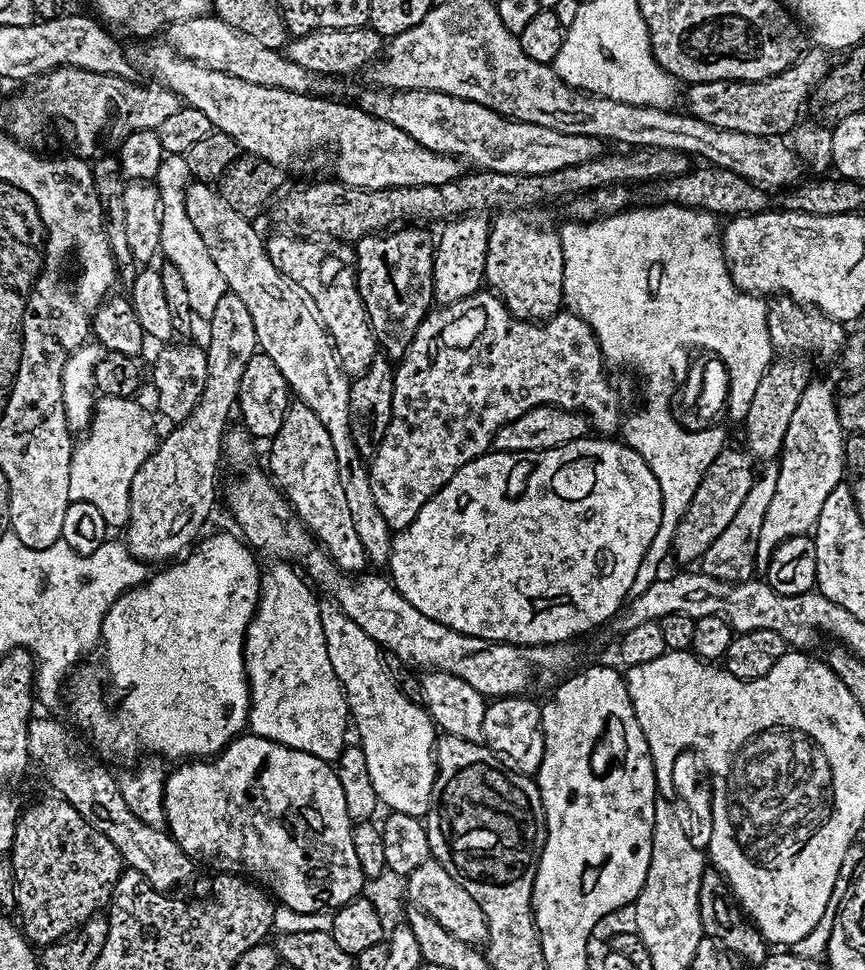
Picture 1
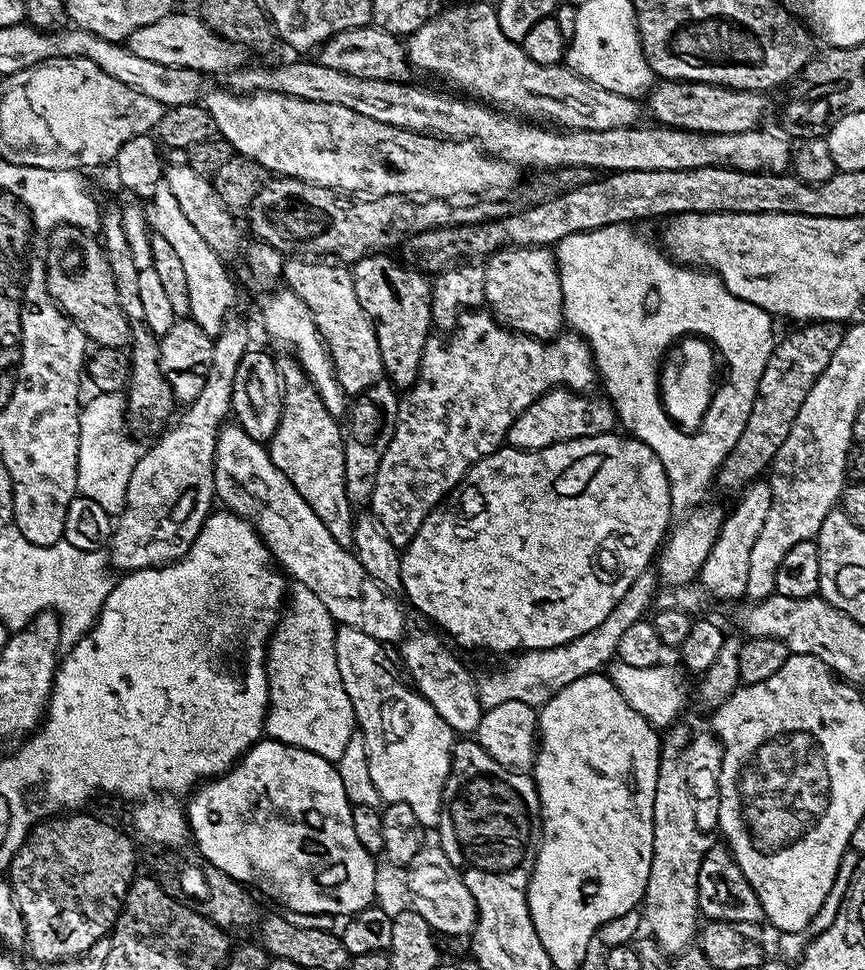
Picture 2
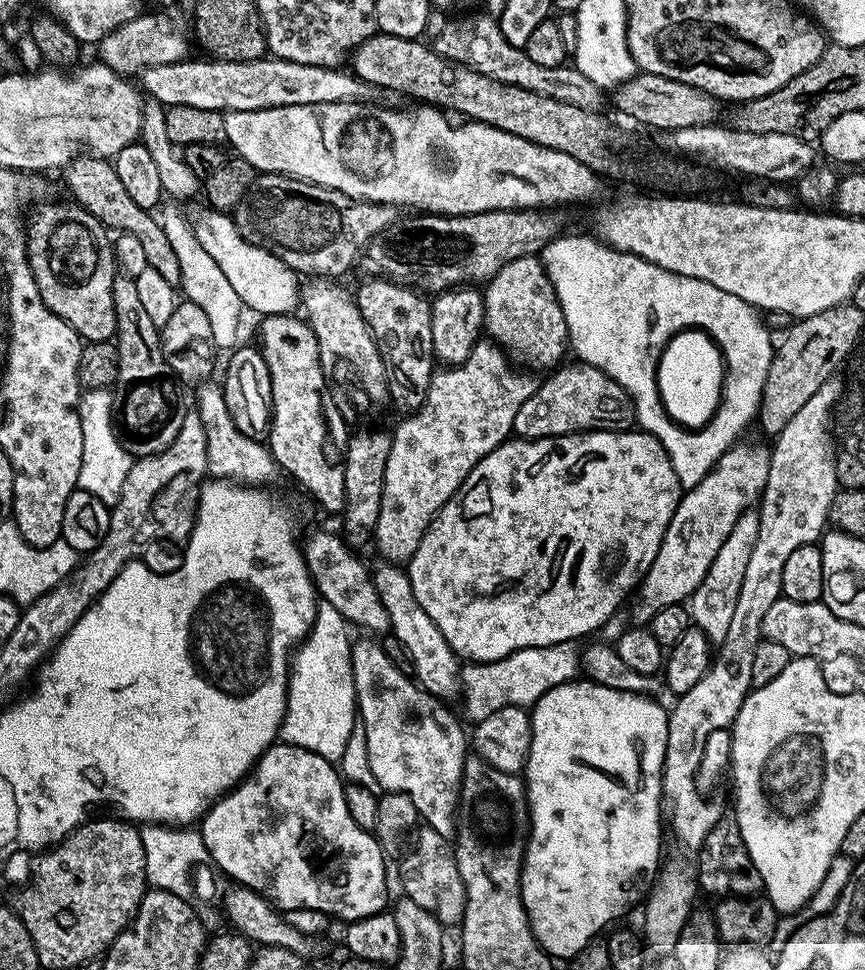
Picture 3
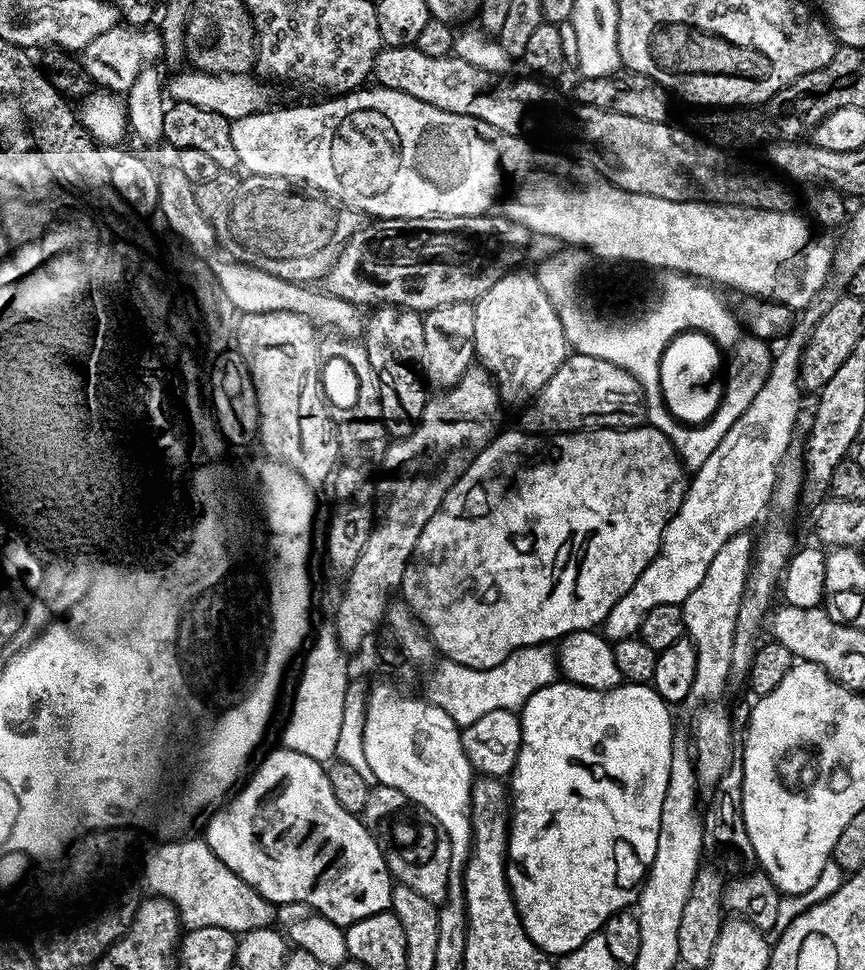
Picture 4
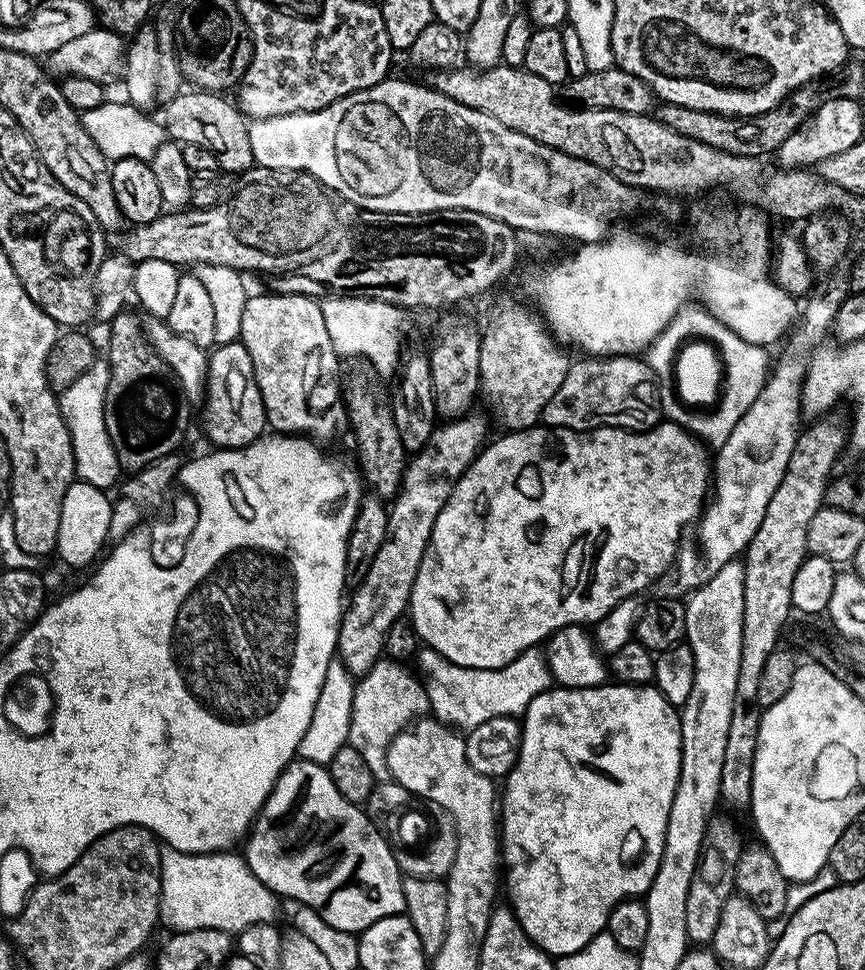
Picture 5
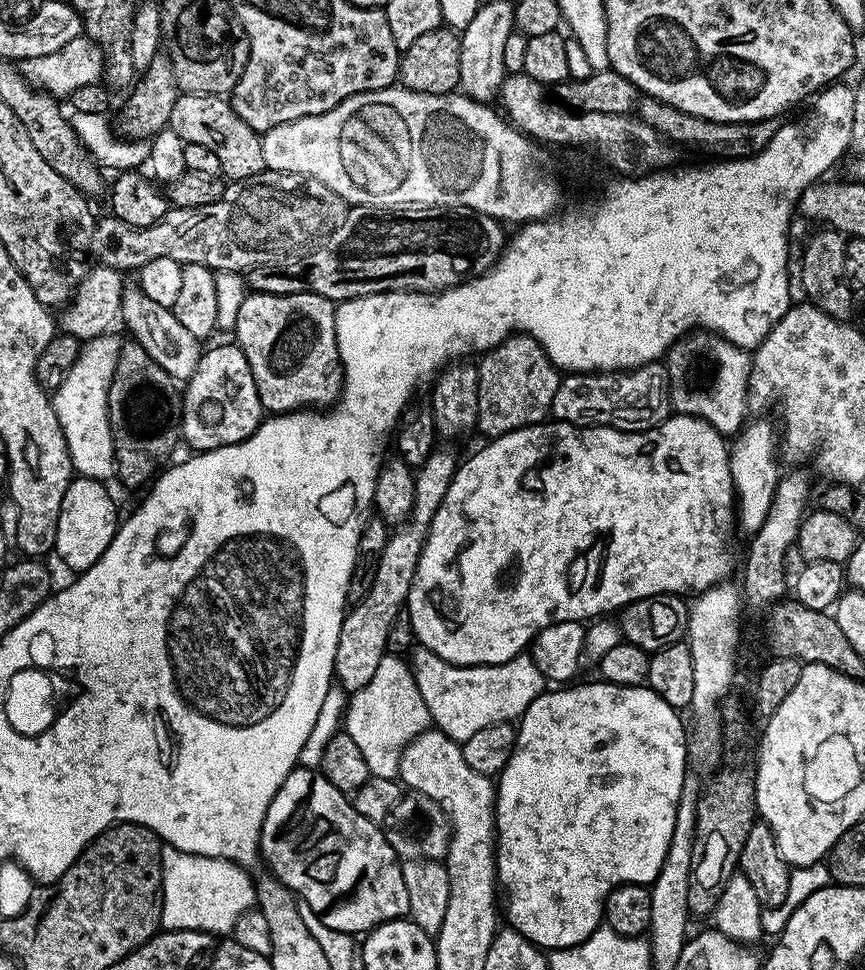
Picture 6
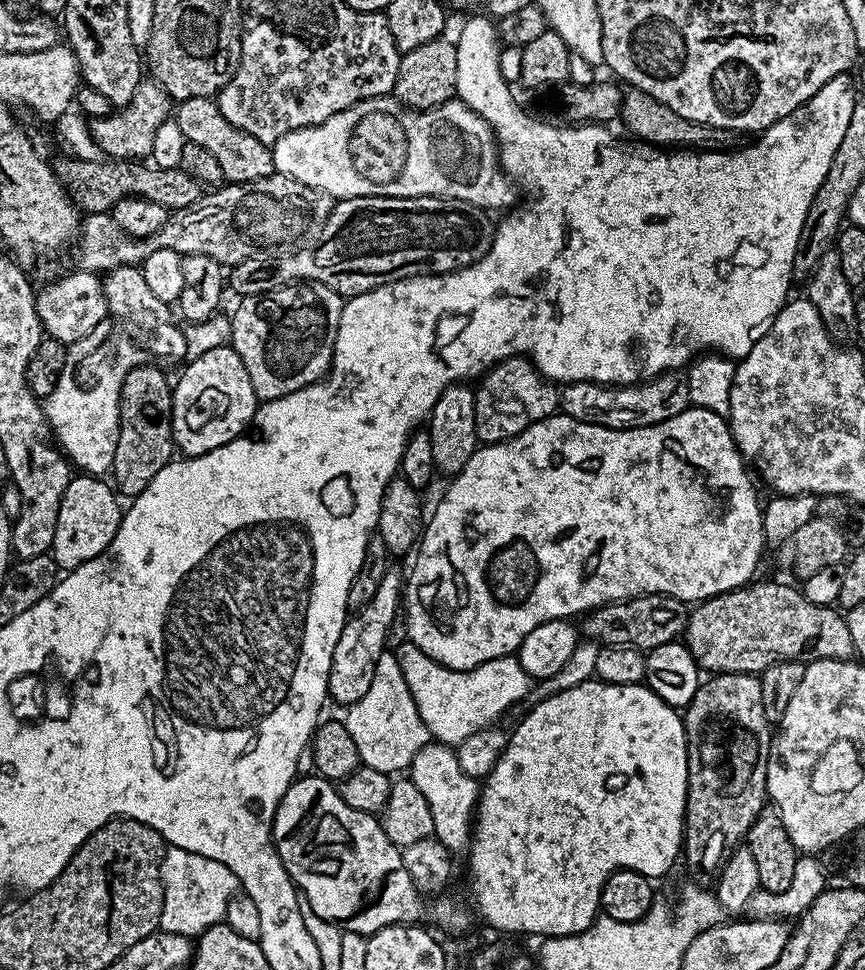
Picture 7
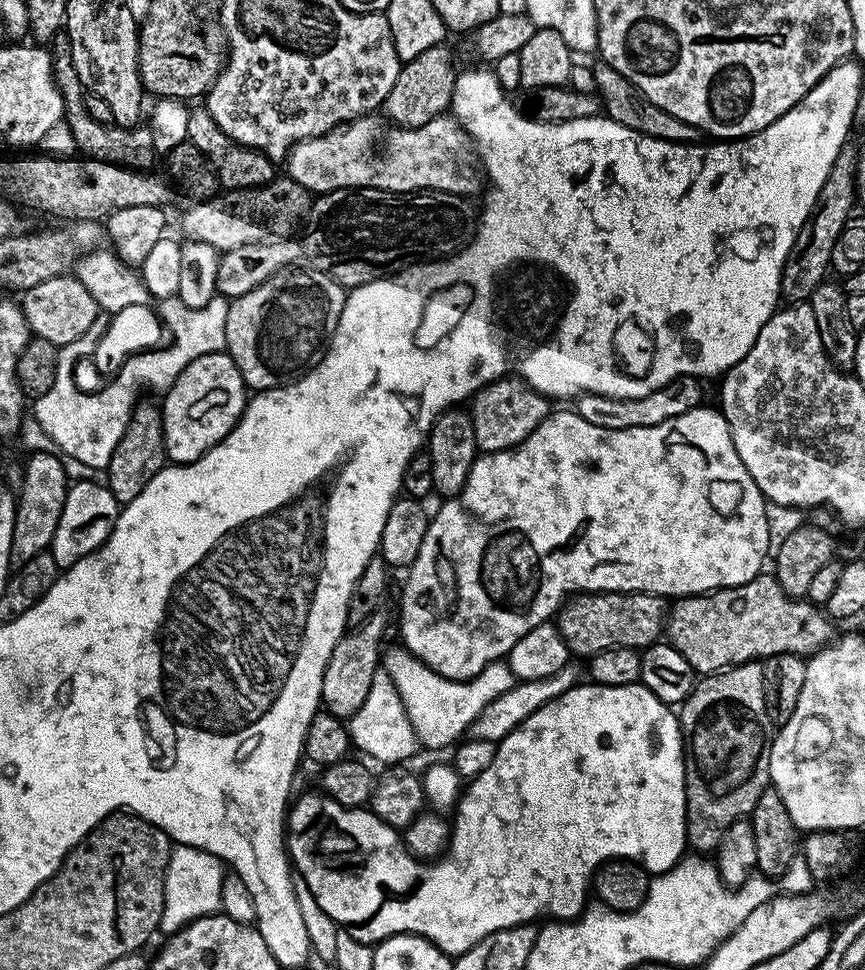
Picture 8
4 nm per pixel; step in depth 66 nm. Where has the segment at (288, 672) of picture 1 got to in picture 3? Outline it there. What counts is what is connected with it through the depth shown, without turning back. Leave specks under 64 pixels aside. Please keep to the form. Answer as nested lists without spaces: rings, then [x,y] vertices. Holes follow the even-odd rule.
[[[321,603],[316,619],[290,660],[288,705],[280,726],[283,743],[297,744],[322,758],[339,762],[358,719],[356,691],[352,677],[352,646],[348,640],[350,625],[334,606]]]

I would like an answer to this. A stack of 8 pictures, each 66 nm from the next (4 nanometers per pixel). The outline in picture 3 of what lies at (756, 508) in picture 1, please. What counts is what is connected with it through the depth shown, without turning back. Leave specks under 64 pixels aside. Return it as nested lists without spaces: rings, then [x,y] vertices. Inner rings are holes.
[[[749,510],[740,514],[738,522],[734,522],[734,530],[730,530],[726,542],[722,542],[722,550],[714,554],[714,562],[710,562],[706,578],[702,578],[698,590],[694,590],[690,598],[691,623],[701,628],[713,645],[719,646],[726,638],[734,606],[738,606],[738,594],[742,590],[742,577],[745,576],[746,566],[750,562],[750,550],[754,550],[754,542],[758,542],[759,525],[759,511]]]

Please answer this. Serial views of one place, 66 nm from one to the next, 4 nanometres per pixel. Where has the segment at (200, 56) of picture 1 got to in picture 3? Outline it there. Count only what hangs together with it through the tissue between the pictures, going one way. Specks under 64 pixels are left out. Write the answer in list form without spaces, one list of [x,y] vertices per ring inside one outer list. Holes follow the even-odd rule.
[[[145,11],[138,18],[134,18],[130,22],[126,22],[126,26],[118,26],[118,30],[114,30],[106,38],[102,38],[98,45],[99,63],[105,64],[108,68],[113,68],[114,71],[121,74],[139,74],[144,71],[145,68],[150,66],[162,66],[163,64],[169,64],[170,62],[178,62],[185,59],[189,55],[188,52],[188,40],[190,44],[190,36],[183,32],[182,29],[176,25],[176,20],[172,16],[167,16],[164,12],[148,12]]]

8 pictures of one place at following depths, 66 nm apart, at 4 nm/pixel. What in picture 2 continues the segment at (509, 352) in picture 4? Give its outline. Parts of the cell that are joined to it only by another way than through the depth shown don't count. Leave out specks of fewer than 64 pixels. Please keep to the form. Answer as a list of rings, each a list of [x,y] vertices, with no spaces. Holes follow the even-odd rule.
[[[501,248],[487,257],[483,270],[486,278],[484,303],[502,327],[536,340],[551,340],[560,335],[566,321],[560,271],[552,248]]]

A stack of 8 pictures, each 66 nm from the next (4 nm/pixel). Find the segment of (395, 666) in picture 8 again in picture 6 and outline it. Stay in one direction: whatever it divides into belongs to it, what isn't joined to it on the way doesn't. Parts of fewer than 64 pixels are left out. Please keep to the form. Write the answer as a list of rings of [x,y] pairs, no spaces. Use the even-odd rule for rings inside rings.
[[[419,646],[413,648],[412,658],[410,657],[411,670],[414,681],[418,684],[419,693],[426,702],[431,723],[457,742],[470,739],[472,735],[478,734],[478,730],[486,730],[486,726],[519,721],[520,717],[524,715],[524,711],[530,706],[530,702],[534,702],[534,698],[538,698],[546,691],[544,675],[540,673],[538,666],[534,666],[531,655],[528,654],[515,656],[501,664],[469,664],[465,666],[446,662],[428,648]]]

